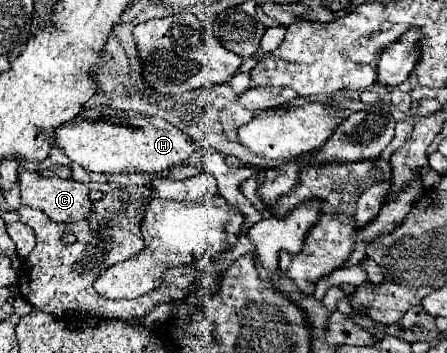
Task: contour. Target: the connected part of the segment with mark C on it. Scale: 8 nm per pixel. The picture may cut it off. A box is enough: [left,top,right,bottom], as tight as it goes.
[19,171,93,223]

